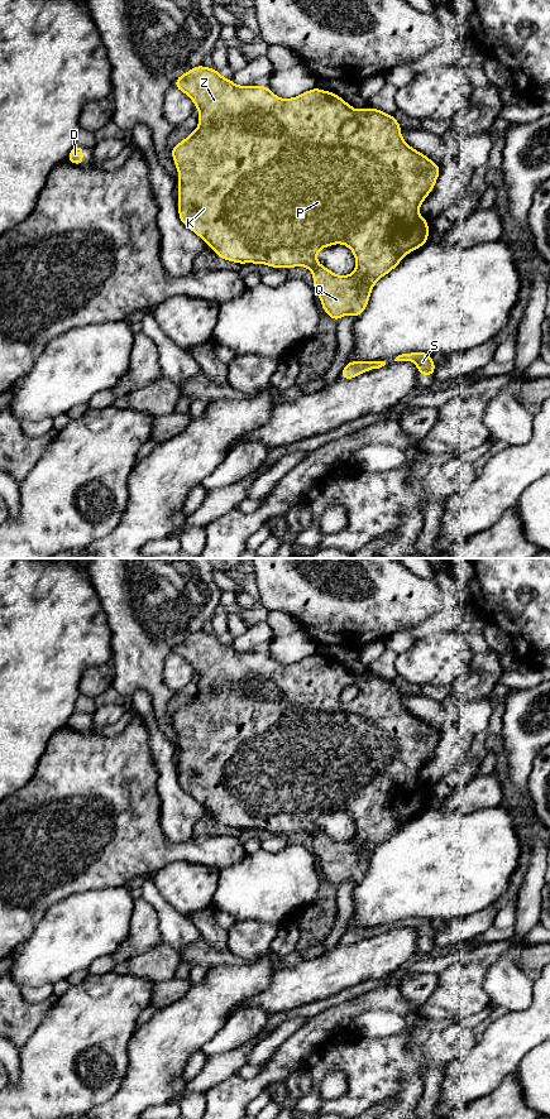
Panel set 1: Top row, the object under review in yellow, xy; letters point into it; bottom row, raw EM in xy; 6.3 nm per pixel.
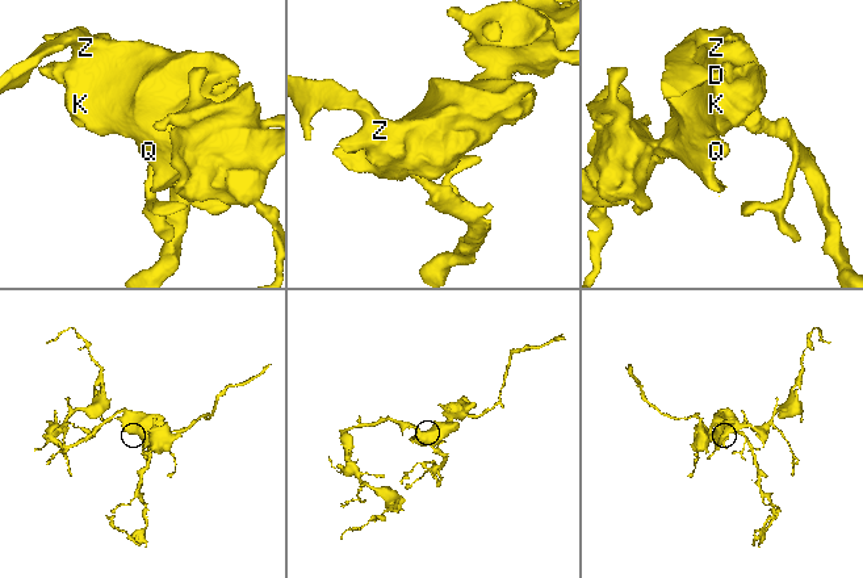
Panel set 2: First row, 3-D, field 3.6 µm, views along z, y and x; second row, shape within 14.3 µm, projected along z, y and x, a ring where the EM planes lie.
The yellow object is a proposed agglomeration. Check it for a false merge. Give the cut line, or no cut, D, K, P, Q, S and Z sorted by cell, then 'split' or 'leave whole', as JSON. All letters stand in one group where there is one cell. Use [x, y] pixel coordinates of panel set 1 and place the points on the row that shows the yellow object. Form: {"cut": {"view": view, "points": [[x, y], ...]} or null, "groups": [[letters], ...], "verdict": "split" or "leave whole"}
{"cut": null, "groups": [["D", "K", "P", "Q", "S", "Z"]], "verdict": "leave whole"}

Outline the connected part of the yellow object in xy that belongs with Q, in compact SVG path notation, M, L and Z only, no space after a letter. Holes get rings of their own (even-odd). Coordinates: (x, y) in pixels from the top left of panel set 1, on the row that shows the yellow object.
M202 64L177 77L173 87L186 93L200 111L197 129L171 149L180 181L177 186L178 217L186 227L212 248L219 258L238 264L264 264L273 269L306 266L314 275L312 288L321 299L322 309L330 318L338 322L348 313L354 318L359 317L368 306L374 284L393 270L407 254L429 242L427 229L430 222L420 216L419 210L434 189L441 167L403 140L401 125L393 115L373 106L363 110L353 109L336 93L316 87L292 99L279 99L268 86L238 86L233 80L224 78L214 67L207 68ZM334 244L344 244L353 251L357 266L351 274L336 275L316 260L316 255L322 248Z

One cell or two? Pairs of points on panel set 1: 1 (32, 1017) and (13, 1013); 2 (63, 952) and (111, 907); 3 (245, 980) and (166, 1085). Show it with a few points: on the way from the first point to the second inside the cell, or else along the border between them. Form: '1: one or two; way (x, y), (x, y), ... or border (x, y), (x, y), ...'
1: one; way (27, 1017), (18, 1017)
2: one; way (76, 940), (92, 923), (101, 920)
3: one; way (218, 1003), (166, 1057)

